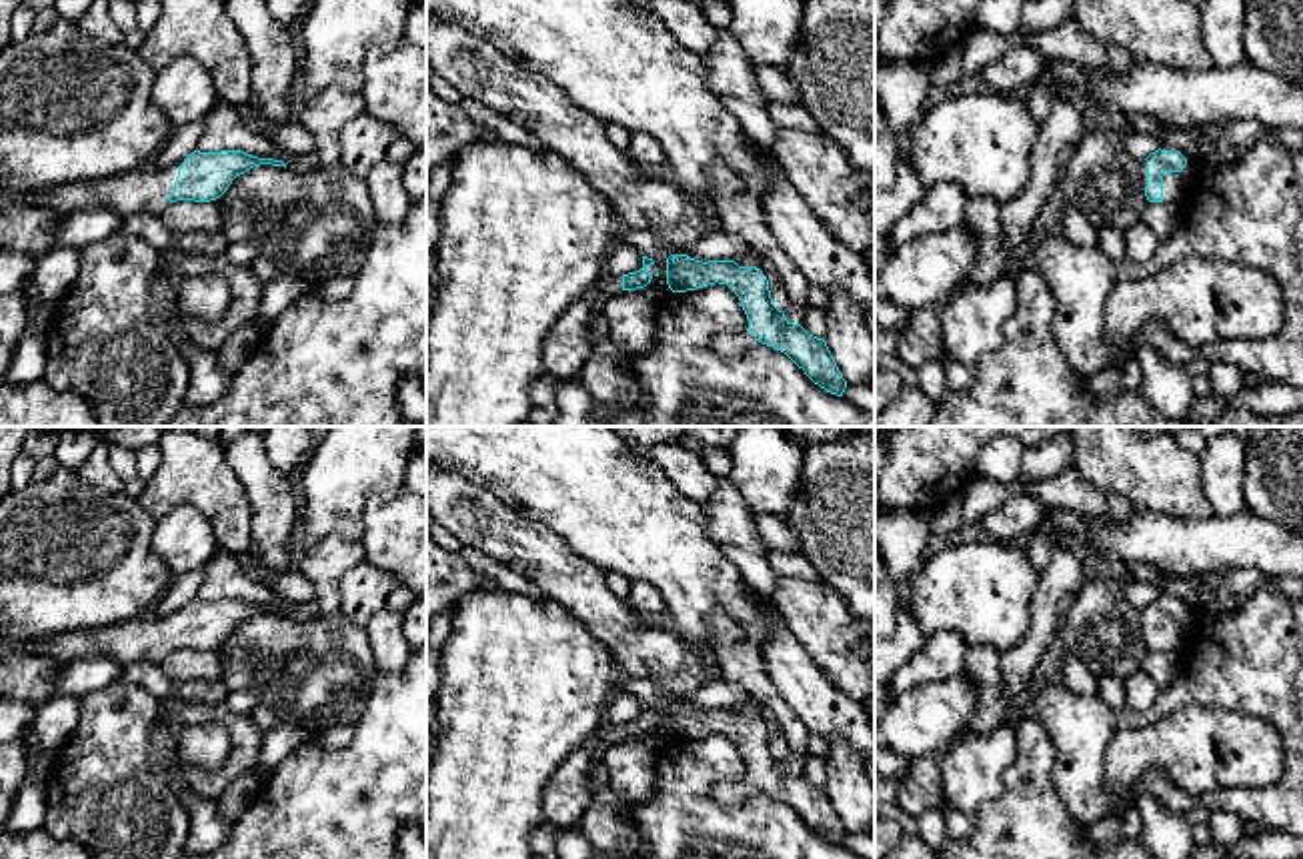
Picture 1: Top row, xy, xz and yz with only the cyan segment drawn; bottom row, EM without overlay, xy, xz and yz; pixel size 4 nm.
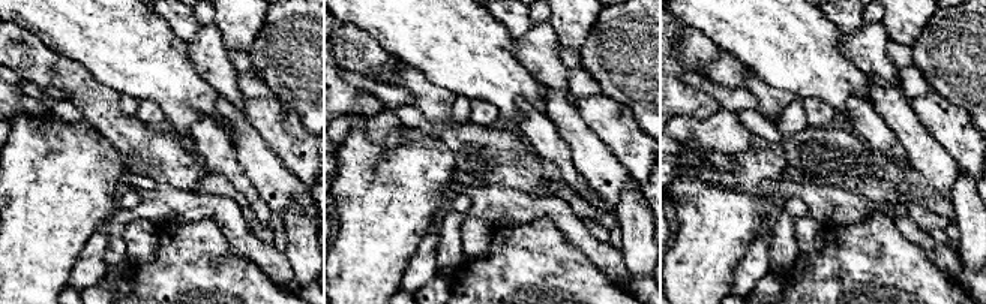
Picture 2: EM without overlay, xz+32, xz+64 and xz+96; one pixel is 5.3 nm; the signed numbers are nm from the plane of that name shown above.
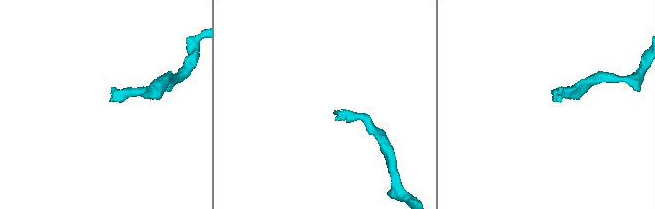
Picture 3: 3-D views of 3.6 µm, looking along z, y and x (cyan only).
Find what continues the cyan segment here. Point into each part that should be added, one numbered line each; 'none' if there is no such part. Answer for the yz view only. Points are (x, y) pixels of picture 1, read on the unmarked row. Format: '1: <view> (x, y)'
1: yz (1175, 633)

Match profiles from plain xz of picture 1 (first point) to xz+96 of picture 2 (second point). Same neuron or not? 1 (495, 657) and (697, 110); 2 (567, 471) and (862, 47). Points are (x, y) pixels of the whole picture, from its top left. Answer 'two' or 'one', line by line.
1: two
2: two

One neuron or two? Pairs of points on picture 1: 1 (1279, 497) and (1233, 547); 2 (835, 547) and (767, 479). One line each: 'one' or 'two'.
1: two
2: two

